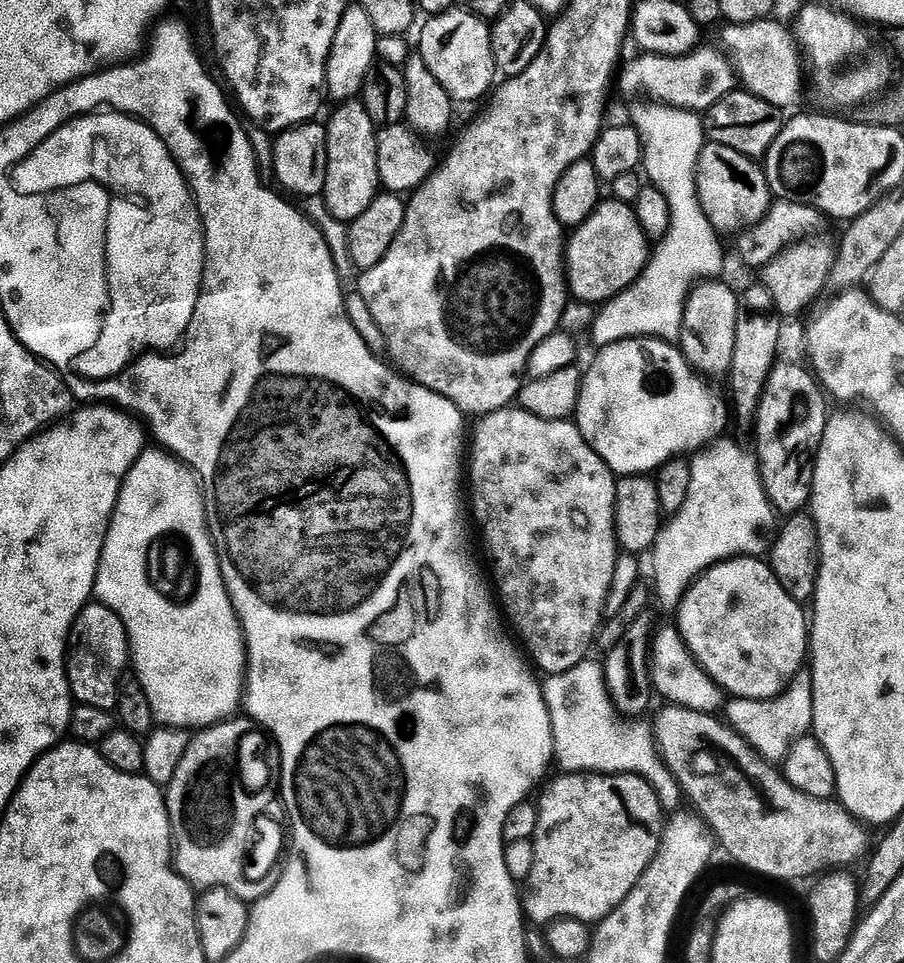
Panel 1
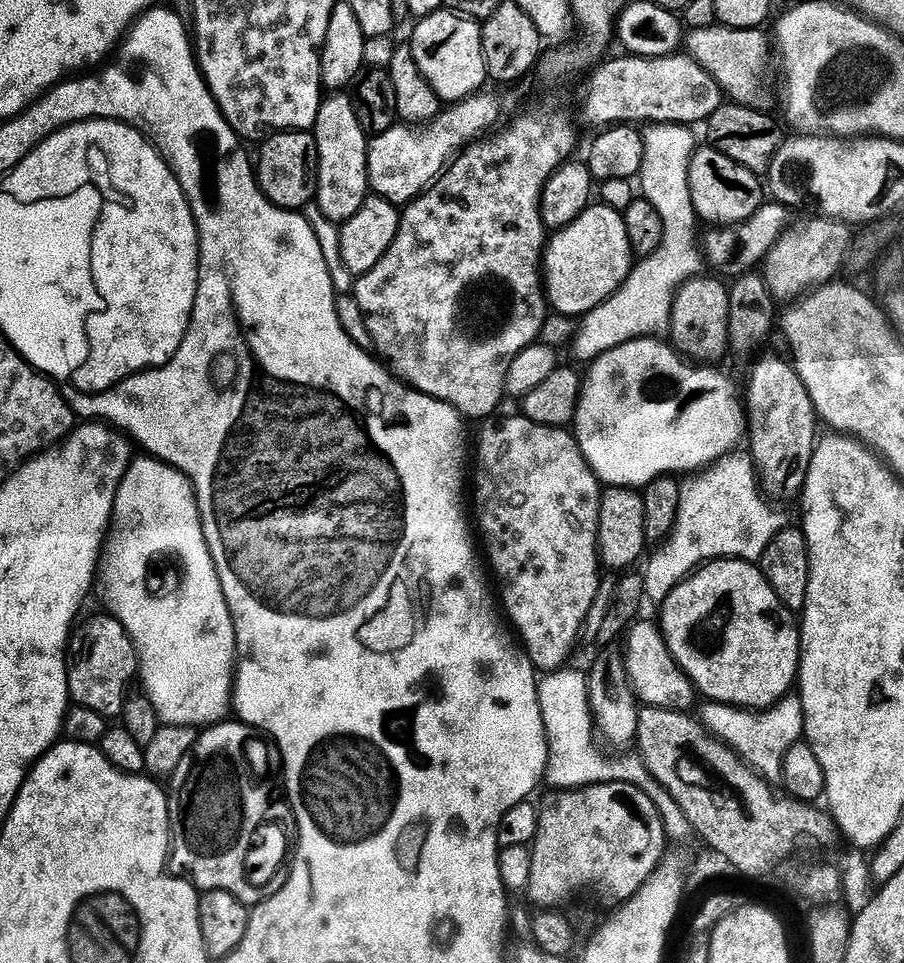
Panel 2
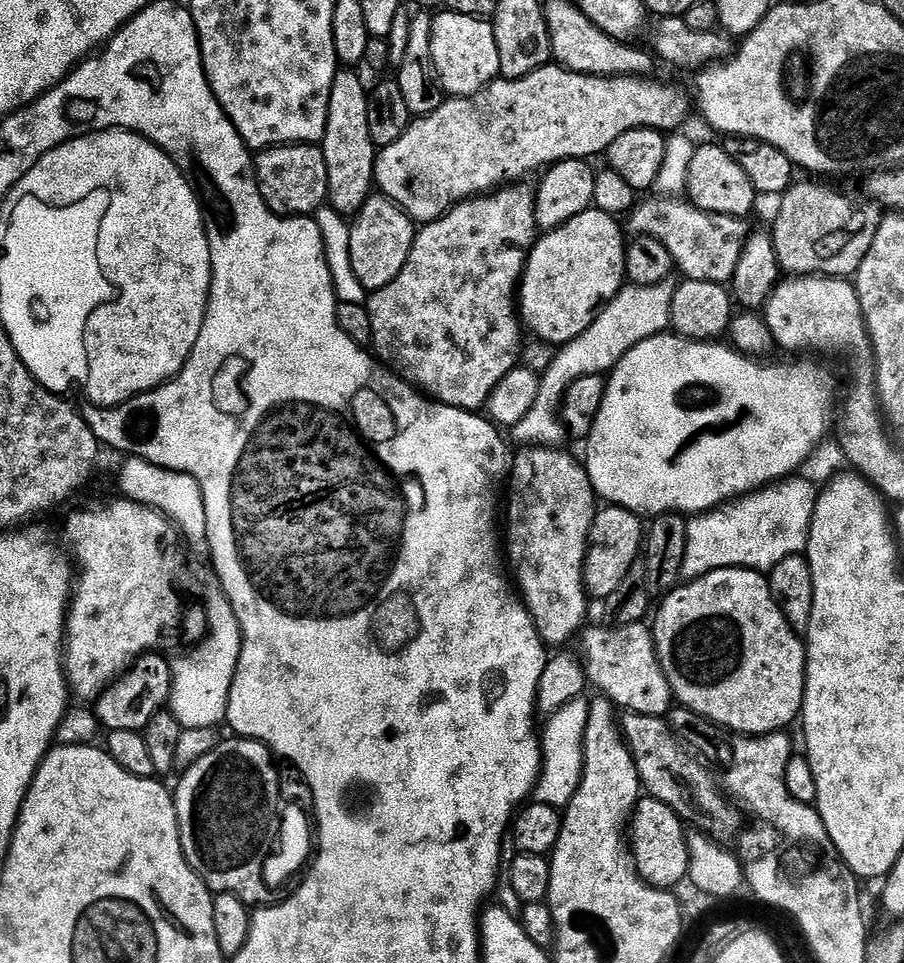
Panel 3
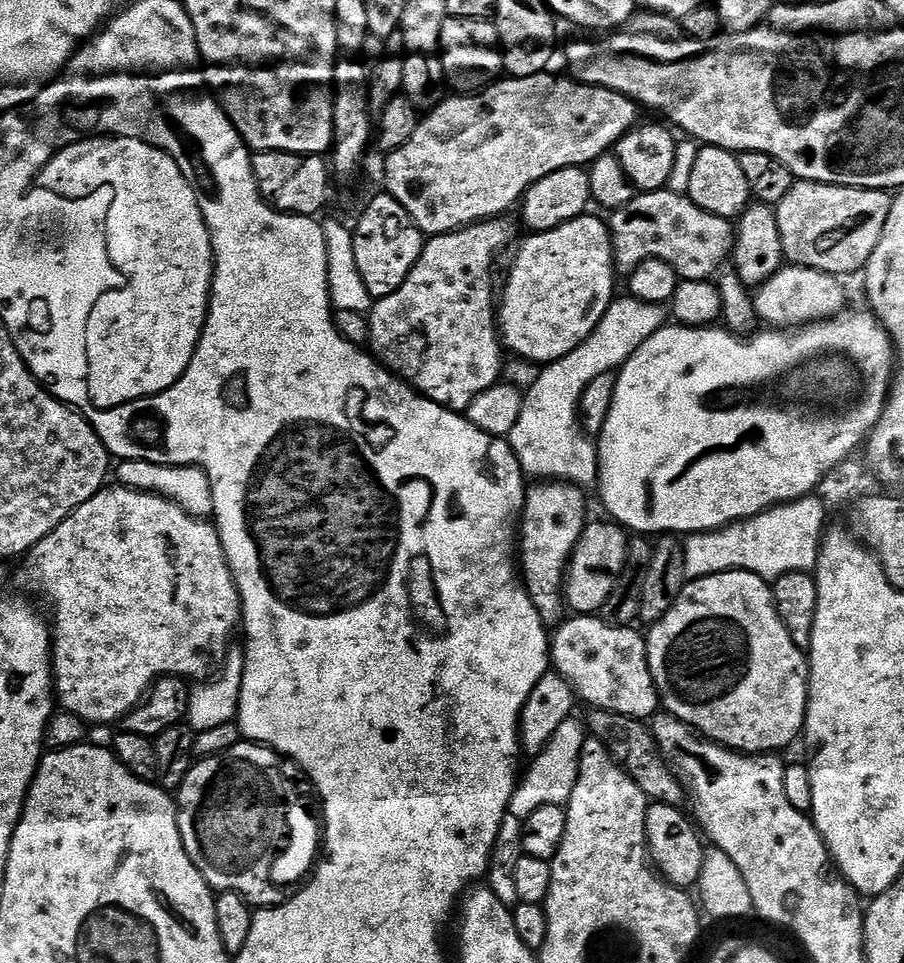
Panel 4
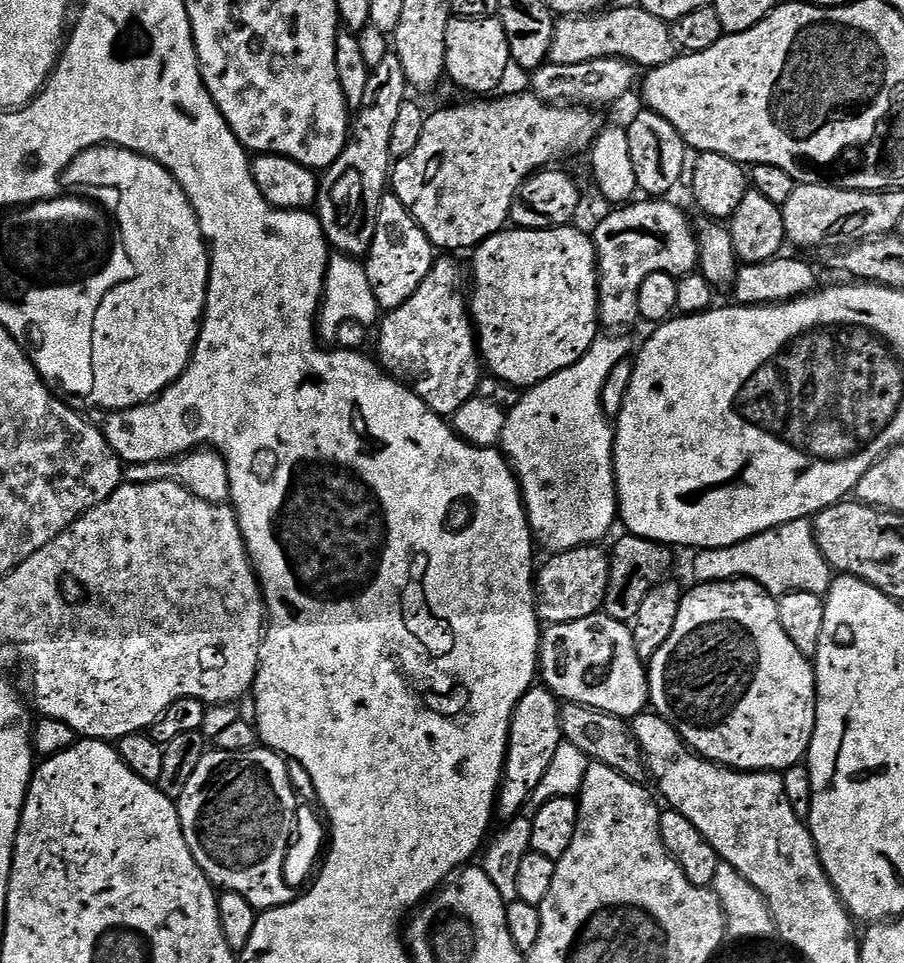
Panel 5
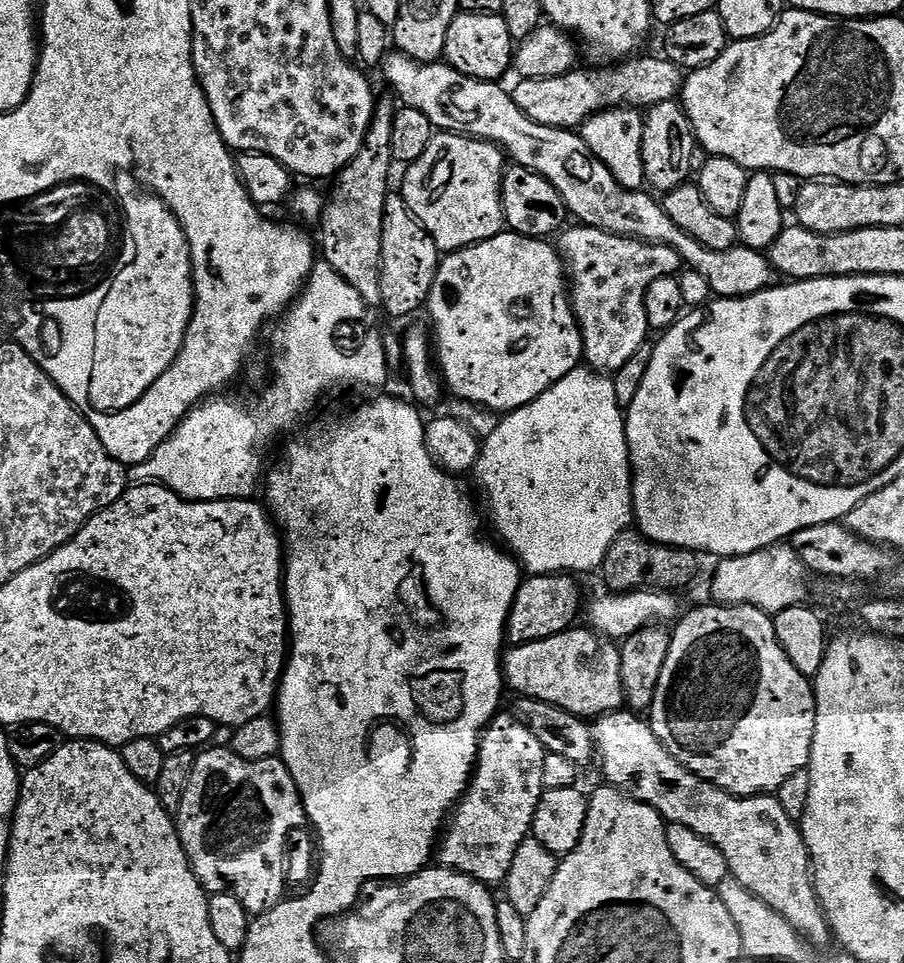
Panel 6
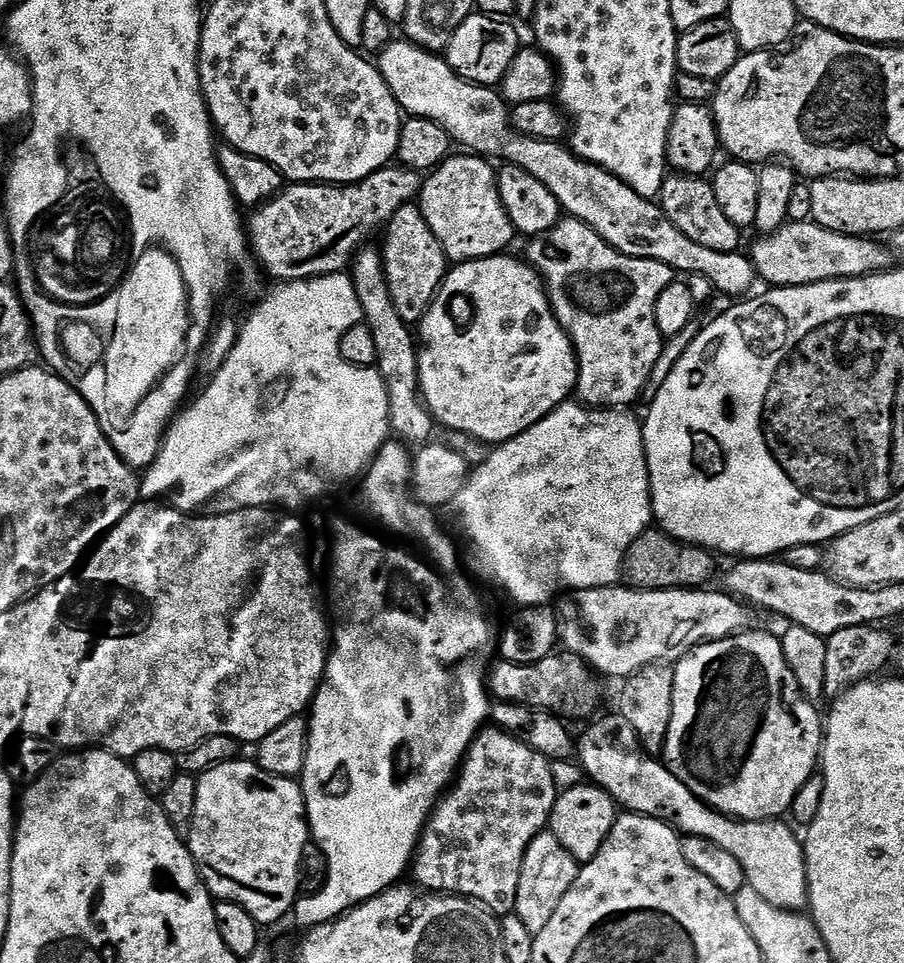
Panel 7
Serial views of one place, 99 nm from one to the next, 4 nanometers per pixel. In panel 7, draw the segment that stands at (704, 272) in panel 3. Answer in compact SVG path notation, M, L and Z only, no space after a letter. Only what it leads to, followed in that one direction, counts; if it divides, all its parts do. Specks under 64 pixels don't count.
M561 218L547 232L531 237L527 243L527 263L540 273L552 313L572 340L572 350L576 354L574 392L580 395L577 396L579 403L623 409L628 406L624 404L639 394L648 359L660 352L662 337L652 319L652 307L661 289L673 283L673 268L656 260L645 260L642 256L622 254L617 248L611 248L590 225L575 218Z

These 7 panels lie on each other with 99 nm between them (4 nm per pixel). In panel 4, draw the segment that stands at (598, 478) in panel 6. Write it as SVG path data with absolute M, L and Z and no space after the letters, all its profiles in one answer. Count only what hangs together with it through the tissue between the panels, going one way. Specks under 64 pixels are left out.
M635 298L627 299L613 299L603 309L597 319L596 329L588 335L588 339L573 348L567 356L549 363L545 367L548 369L533 382L532 389L529 392L527 390L510 435L510 447L525 473L533 472L540 476L536 478L557 476L557 481L571 482L577 486L585 486L597 479L597 445L580 436L580 428L576 425L576 407L580 404L580 395L591 380L606 375L611 368L619 369L646 338L653 336L666 324L665 311L657 305Z

